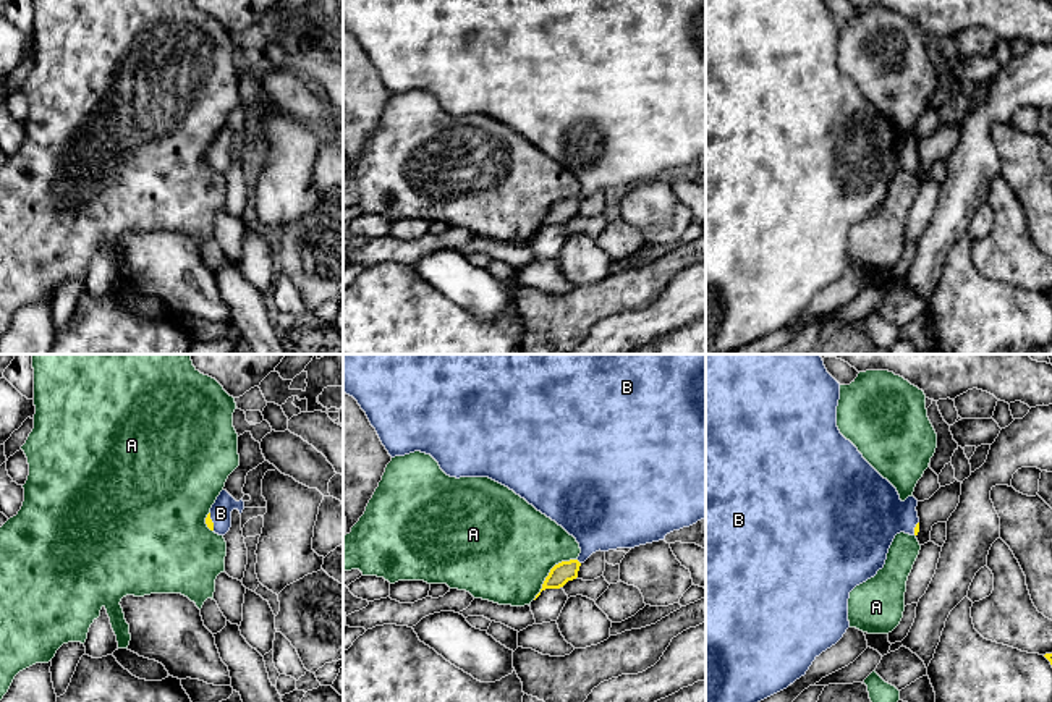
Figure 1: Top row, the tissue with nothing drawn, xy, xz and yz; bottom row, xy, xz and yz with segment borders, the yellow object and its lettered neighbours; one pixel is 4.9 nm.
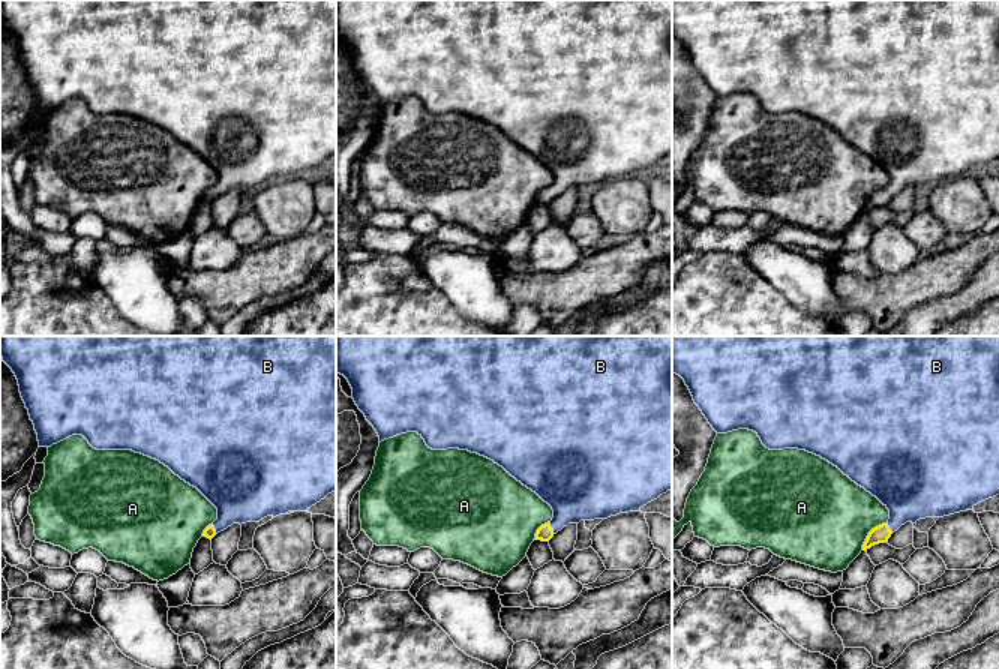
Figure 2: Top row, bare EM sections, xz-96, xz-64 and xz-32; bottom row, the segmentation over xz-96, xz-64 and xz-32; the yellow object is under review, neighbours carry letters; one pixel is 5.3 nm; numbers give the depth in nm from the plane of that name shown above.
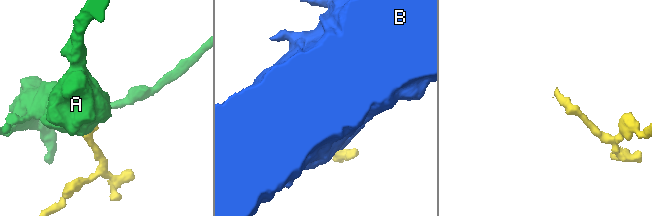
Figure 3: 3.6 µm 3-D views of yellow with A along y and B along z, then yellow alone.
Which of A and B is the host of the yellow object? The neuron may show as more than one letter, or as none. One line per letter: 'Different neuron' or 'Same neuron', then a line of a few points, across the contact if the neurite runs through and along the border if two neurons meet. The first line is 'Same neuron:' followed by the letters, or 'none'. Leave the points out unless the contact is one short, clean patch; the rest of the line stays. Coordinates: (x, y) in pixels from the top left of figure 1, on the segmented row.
Same neuron: B
A: Different neuron. Line: xz (576, 558), (559, 562), (533, 599)
B: Same neuron. Line: xy (209, 523), (211, 521), (220, 513)

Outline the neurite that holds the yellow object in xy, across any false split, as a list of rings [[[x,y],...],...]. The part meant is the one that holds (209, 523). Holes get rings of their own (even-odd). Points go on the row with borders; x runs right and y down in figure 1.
[[[222,490],[206,518],[207,527],[218,535],[225,535],[231,527],[233,510],[238,510],[240,514],[243,513],[243,498],[236,501],[227,490]]]

